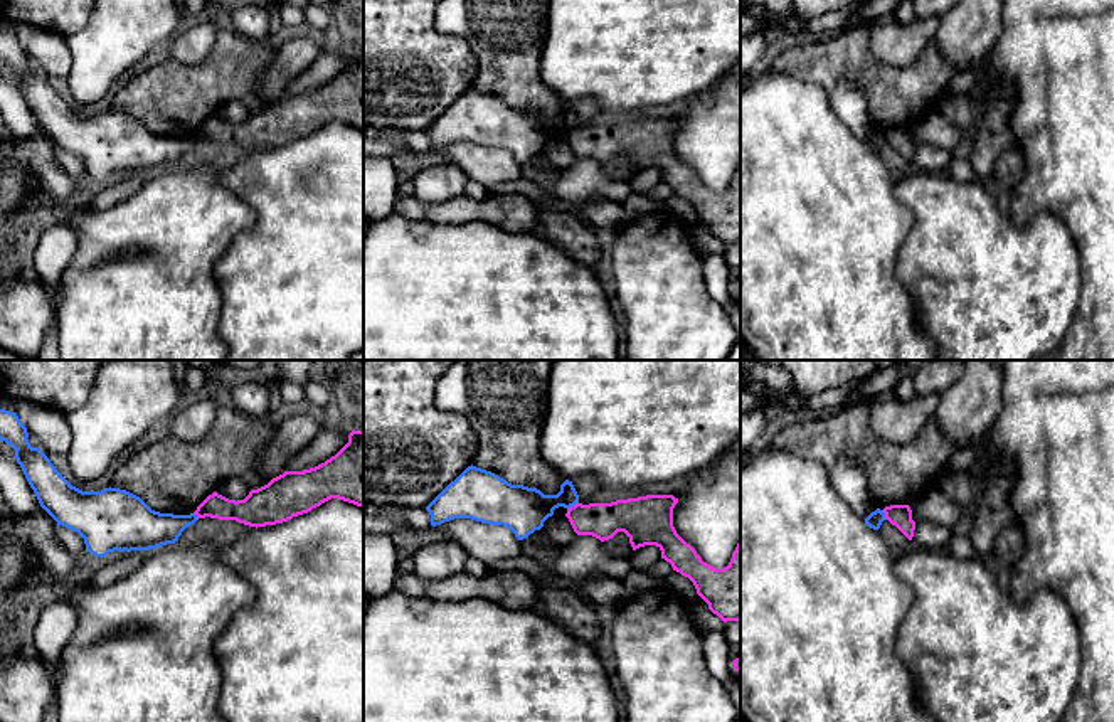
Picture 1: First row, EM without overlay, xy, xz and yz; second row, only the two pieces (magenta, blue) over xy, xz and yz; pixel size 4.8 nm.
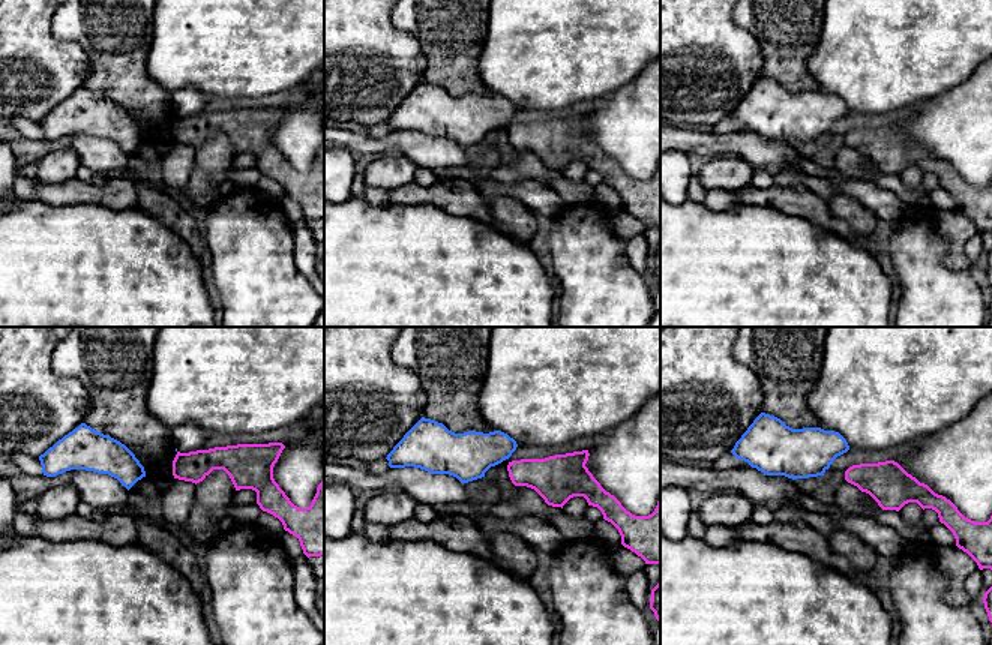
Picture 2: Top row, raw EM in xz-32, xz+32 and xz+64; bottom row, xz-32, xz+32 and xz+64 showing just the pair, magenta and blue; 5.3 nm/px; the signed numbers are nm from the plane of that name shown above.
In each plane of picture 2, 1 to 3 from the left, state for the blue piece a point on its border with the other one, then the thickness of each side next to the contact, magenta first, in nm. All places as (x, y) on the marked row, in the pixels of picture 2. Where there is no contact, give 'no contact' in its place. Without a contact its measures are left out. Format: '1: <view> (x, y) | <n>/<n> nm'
1: no contact
2: no contact
3: no contact

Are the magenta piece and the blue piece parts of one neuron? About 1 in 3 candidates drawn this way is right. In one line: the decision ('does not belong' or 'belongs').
does not belong

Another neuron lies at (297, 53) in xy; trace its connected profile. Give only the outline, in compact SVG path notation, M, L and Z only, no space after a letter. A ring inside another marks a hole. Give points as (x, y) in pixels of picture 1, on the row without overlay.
M311 32L286 34L278 45L273 66L263 79L261 96L273 103L286 94L288 81L306 71L321 54L321 42Z

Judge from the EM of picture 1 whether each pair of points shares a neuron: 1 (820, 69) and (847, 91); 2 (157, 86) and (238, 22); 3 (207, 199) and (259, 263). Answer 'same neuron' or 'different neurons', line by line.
1: different neurons
2: different neurons
3: different neurons

